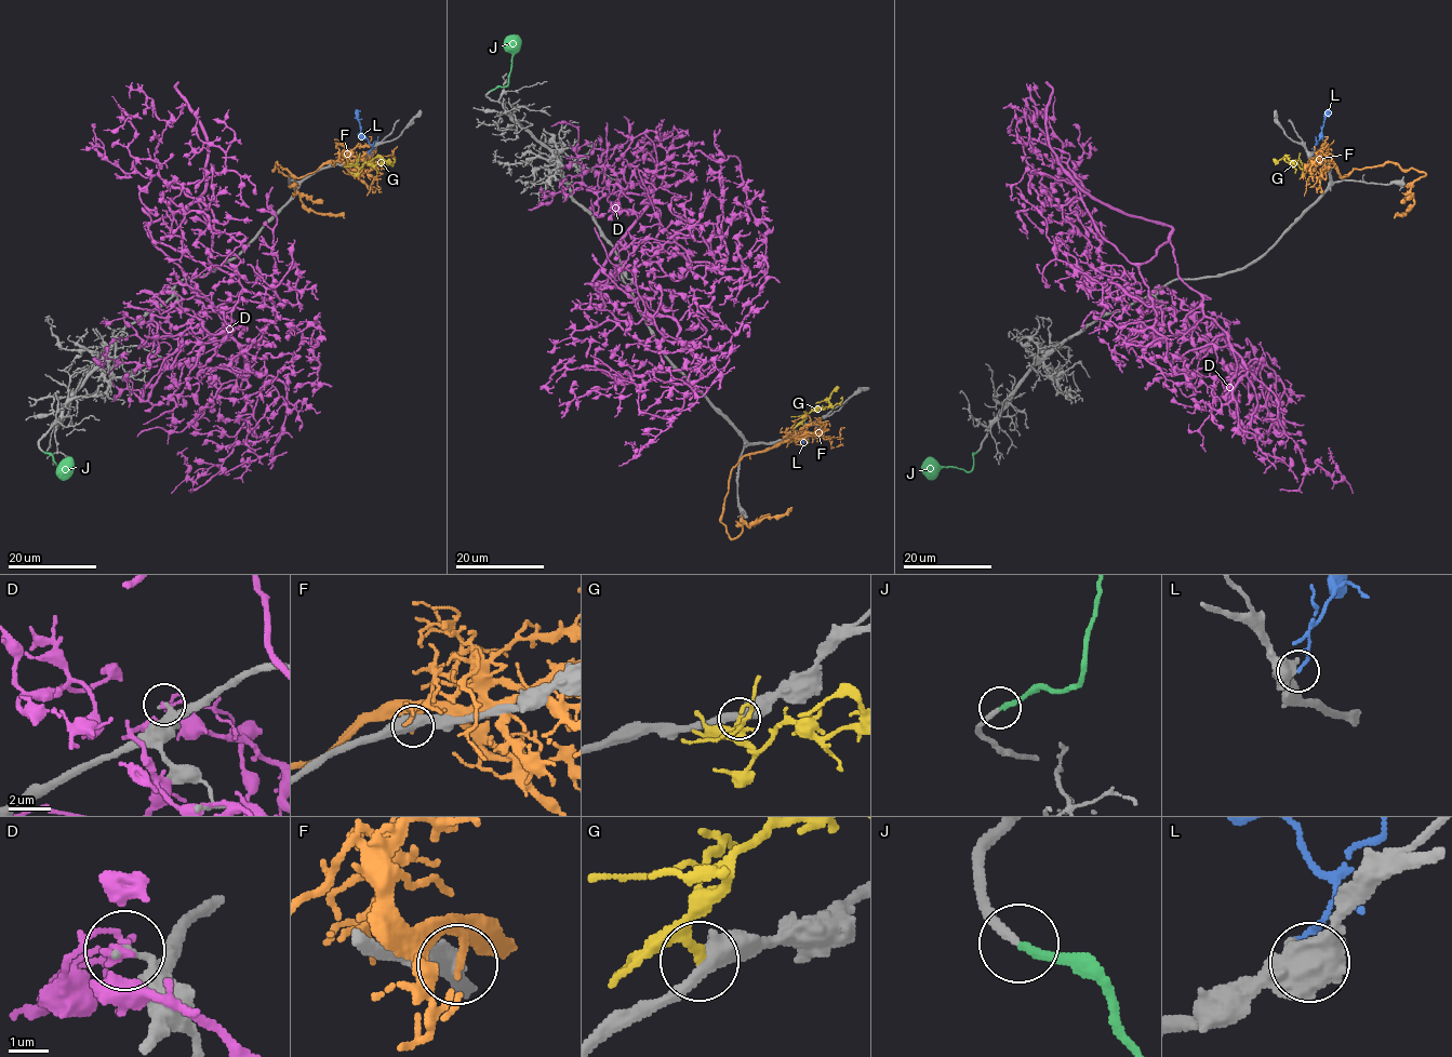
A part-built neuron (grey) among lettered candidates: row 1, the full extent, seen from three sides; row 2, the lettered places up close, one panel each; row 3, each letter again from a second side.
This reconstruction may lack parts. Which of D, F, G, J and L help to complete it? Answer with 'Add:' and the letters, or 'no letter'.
Add: J

